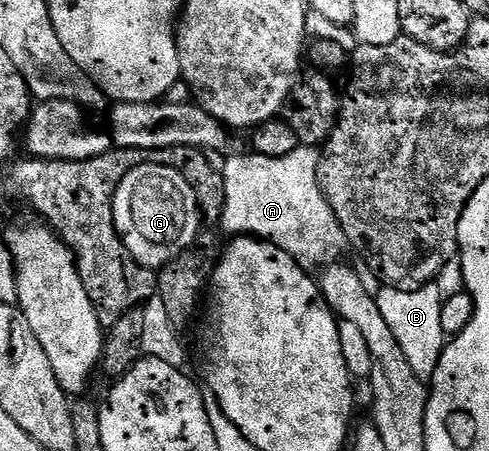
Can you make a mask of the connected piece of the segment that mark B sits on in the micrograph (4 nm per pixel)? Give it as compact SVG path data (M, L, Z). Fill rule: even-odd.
M424 283L419 287L384 287L381 293L375 294L378 311L382 311L382 319L390 323L390 331L394 331L394 339L398 339L398 347L410 359L410 367L421 379L431 379L440 362L440 356L446 344L446 334L442 331L442 307L438 287L434 283Z

